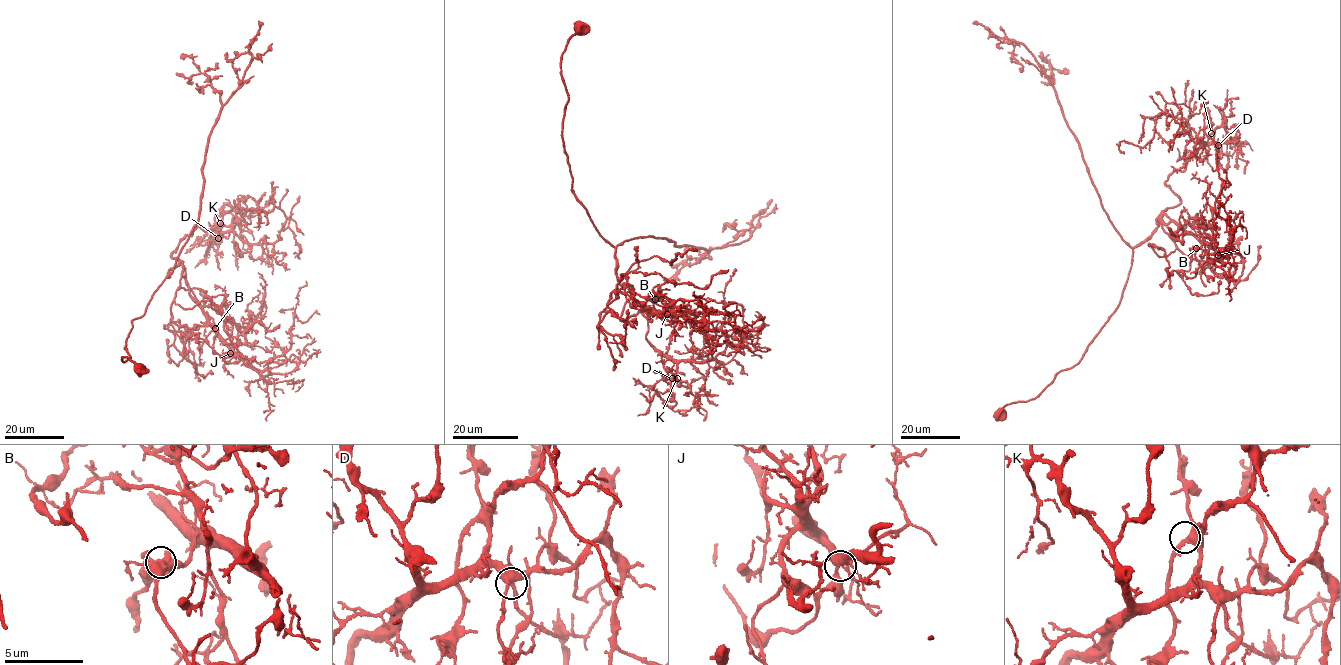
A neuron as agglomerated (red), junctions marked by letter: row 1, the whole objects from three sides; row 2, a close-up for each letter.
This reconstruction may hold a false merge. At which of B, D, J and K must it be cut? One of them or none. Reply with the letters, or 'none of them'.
B

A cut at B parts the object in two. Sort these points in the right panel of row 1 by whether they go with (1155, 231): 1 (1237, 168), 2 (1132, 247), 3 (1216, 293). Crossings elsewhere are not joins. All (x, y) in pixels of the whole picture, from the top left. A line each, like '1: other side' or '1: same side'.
1: other side
2: same side
3: other side

